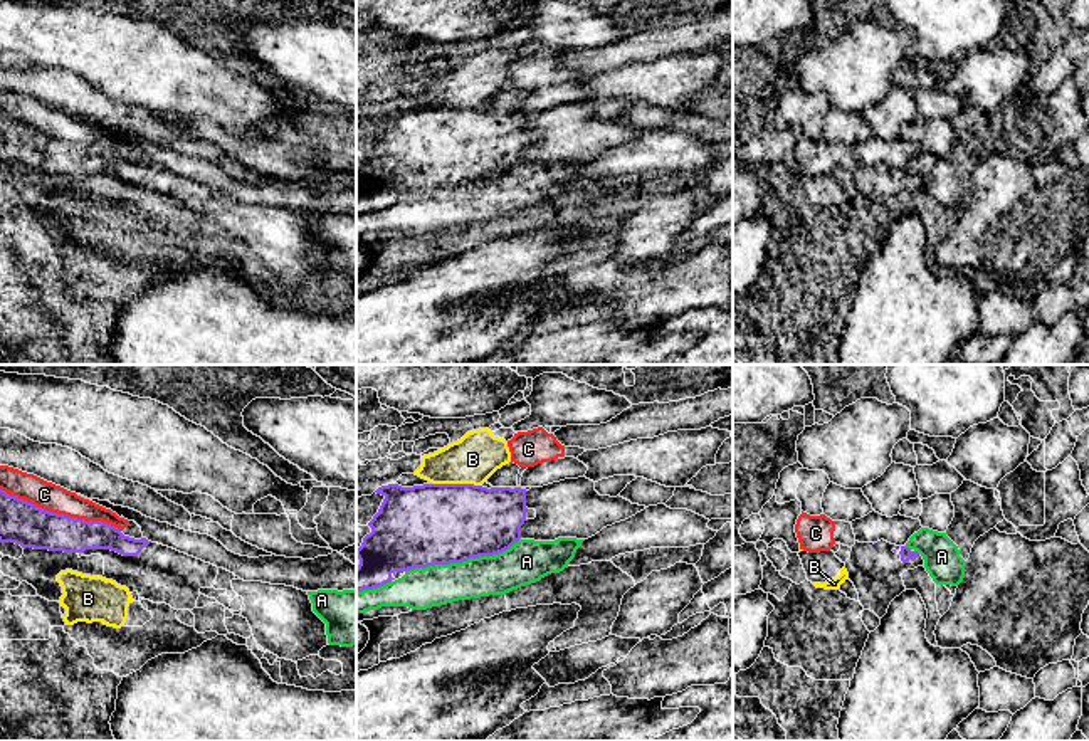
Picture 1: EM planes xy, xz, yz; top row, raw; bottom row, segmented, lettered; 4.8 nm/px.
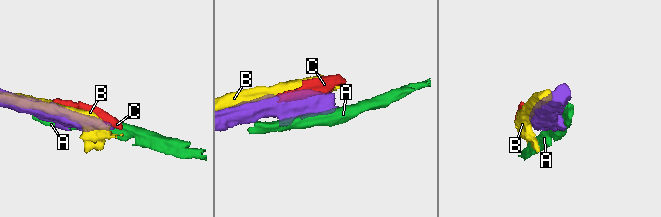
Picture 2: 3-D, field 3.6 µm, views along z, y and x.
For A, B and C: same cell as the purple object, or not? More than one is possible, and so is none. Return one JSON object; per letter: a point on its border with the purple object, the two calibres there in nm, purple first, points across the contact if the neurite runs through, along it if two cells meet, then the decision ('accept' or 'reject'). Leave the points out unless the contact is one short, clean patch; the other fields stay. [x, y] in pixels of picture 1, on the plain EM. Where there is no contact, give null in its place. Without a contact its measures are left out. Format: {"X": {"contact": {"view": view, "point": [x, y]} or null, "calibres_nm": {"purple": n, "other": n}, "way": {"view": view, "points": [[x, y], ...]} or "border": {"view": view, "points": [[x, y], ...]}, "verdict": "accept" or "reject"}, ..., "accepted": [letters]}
{"A": {"contact": {"view": "xz", "point": [462, 183]}, "calibres_nm": {"purple": 380, "other": 200}, "verdict": "reject"}, "B": {"contact": {"view": "xz", "point": [457, 108]}, "calibres_nm": {"purple": 380, "other": 240}, "verdict": "reject"}, "C": {"contact": {"view": "xy", "point": [61, 138]}, "calibres_nm": {"purple": 200, "other": 130}, "verdict": "reject"}, "accepted": []}

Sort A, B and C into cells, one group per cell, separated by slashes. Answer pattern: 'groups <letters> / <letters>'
groups A / B / C

